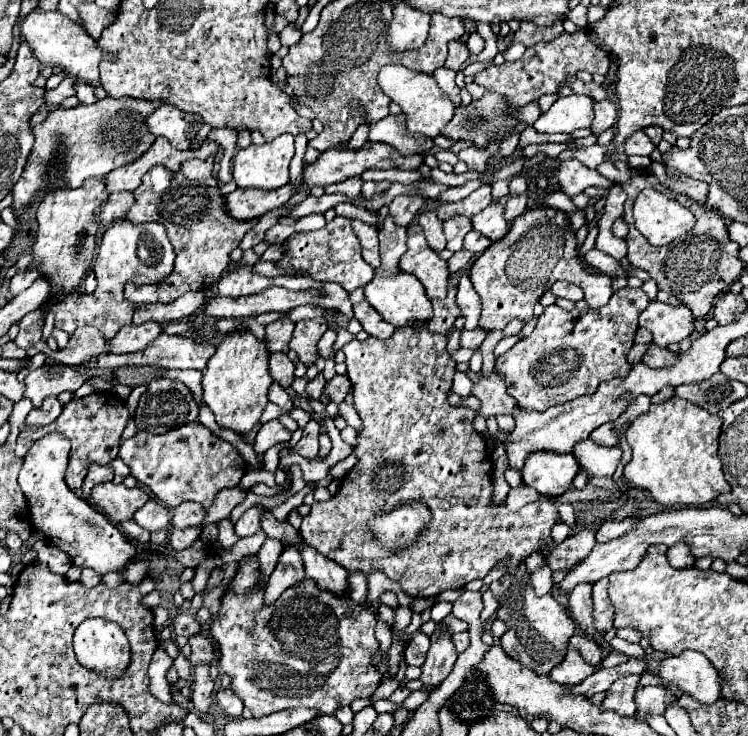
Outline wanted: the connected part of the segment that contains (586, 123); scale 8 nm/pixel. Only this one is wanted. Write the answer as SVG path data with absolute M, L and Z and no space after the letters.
M571 94L571 96L559 96L553 106L541 114L537 118L537 122L533 124L533 128L537 132L573 132L577 128L589 128L593 122L593 100L589 96L577 96L577 94Z

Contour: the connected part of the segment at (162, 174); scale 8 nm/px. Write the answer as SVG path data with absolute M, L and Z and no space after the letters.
M165 166L151 168L143 176L143 184L133 194L135 194L135 204L127 212L127 220L133 220L133 222L161 222L167 228L167 236L169 236L169 240L171 240L171 244L173 244L173 248L177 252L175 268L173 268L173 272L165 280L161 280L161 284L141 284L141 288L137 288L137 284L125 284L125 298L129 302L133 302L133 304L141 304L141 302L163 302L163 304L169 304L169 302L177 300L179 296L183 296L187 292L207 290L229 268L229 264L231 264L229 252L239 246L243 234L249 228L253 228L255 222L257 222L257 218L253 218L253 220L237 220L237 218L229 216L229 212L225 208L225 196L219 192L217 186L191 182L181 172L165 170Z

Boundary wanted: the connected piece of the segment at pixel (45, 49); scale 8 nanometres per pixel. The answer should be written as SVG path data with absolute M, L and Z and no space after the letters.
M31 10L23 20L19 20L19 32L27 40L33 56L41 66L61 66L67 74L81 78L87 84L95 84L99 80L99 62L103 58L97 42L85 32L85 28L71 22L61 12L45 12Z

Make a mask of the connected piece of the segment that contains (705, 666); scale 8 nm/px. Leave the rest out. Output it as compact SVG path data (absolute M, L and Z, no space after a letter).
M689 650L661 660L659 678L663 684L673 684L703 704L711 704L721 698L721 678L701 652Z

